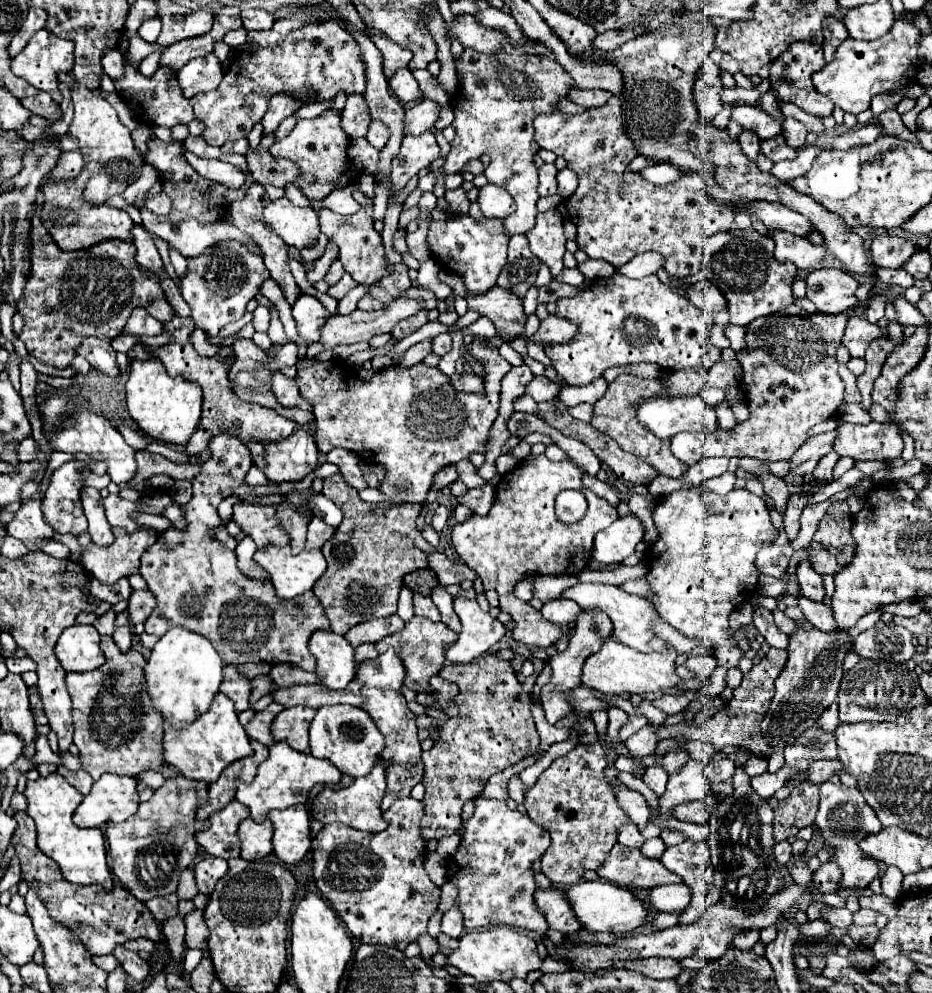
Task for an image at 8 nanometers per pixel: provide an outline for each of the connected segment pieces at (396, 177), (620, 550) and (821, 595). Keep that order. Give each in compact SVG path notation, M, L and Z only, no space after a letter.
M431 131L419 137L409 135L409 139L403 139L403 145L391 165L393 185L397 189L405 187L407 181L419 173L419 169L429 167L429 163L435 161L437 157L439 157L439 145Z
M635 515L619 517L613 525L595 535L593 557L601 563L623 563L635 553L637 543L643 539L643 525Z
M805 559L799 563L797 567L797 577L799 577L799 585L801 585L801 595L821 603L825 599L825 591L823 591L823 579L821 575L817 575L811 567L811 563Z

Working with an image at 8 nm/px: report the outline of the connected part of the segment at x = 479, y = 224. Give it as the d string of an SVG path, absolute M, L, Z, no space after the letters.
M453 215L449 219L431 221L427 233L427 245L435 263L441 269L459 275L467 291L473 293L485 293L495 285L497 275L507 259L507 241L509 235L505 233L501 219L491 217L483 217L481 221L477 221L471 215Z

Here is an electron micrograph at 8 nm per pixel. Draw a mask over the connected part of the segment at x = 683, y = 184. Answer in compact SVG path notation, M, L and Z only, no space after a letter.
M611 97L603 107L589 109L579 115L569 115L561 111L553 111L547 115L539 115L533 121L535 127L535 141L539 147L553 151L555 155L563 157L567 161L567 167L573 169L579 177L577 191L565 201L569 219L579 225L579 249L585 251L591 259L601 259L611 263L615 269L625 265L631 257L645 253L645 251L657 251L663 255L665 271L673 277L689 277L695 275L701 269L701 243L705 237L718 232L731 229L734 225L735 211L717 205L707 193L705 183L699 173L685 173L675 183L669 183L665 187L655 187L647 183L639 173L631 173L627 169L629 161L637 155L631 139L623 131L623 119L621 119L621 99Z

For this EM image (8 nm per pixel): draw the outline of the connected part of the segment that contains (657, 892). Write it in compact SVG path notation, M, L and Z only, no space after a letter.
M683 883L651 889L647 907L659 913L683 913L689 907L689 889L685 889Z

